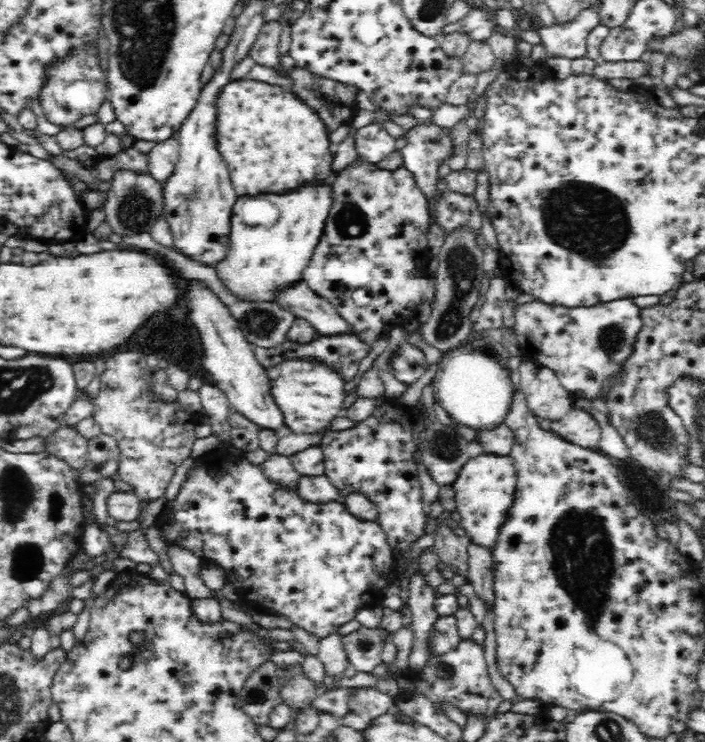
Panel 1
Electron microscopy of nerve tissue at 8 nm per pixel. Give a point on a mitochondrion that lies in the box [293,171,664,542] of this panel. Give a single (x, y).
(589, 220)

